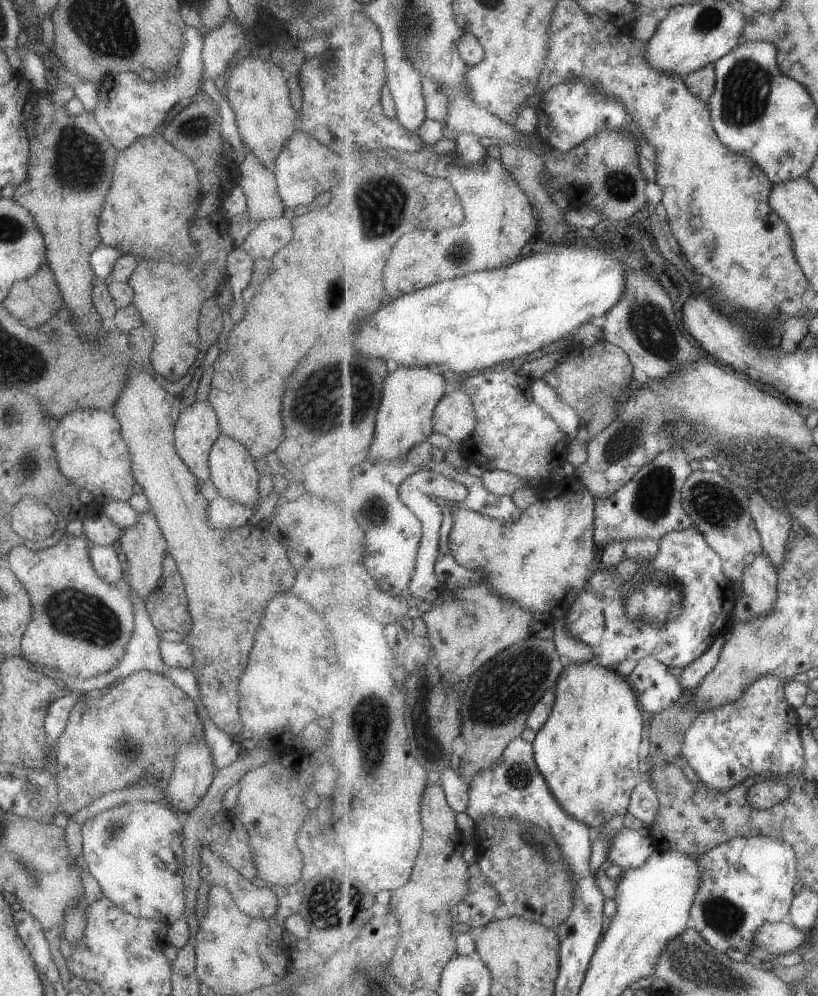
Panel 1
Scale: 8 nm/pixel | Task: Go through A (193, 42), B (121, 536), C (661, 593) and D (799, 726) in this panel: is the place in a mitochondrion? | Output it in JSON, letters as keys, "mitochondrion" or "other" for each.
{"A":"other","B":"other","C":"mitochondrion","D":"other"}

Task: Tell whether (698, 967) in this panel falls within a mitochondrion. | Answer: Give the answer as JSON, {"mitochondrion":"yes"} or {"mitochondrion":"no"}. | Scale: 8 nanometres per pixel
{"mitochondrion":"yes"}

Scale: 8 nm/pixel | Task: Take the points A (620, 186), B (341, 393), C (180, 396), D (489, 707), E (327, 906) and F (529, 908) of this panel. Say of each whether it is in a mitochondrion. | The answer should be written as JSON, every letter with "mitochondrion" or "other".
{"A":"mitochondrion","B":"mitochondrion","C":"other","D":"mitochondrion","E":"mitochondrion","F":"other"}

